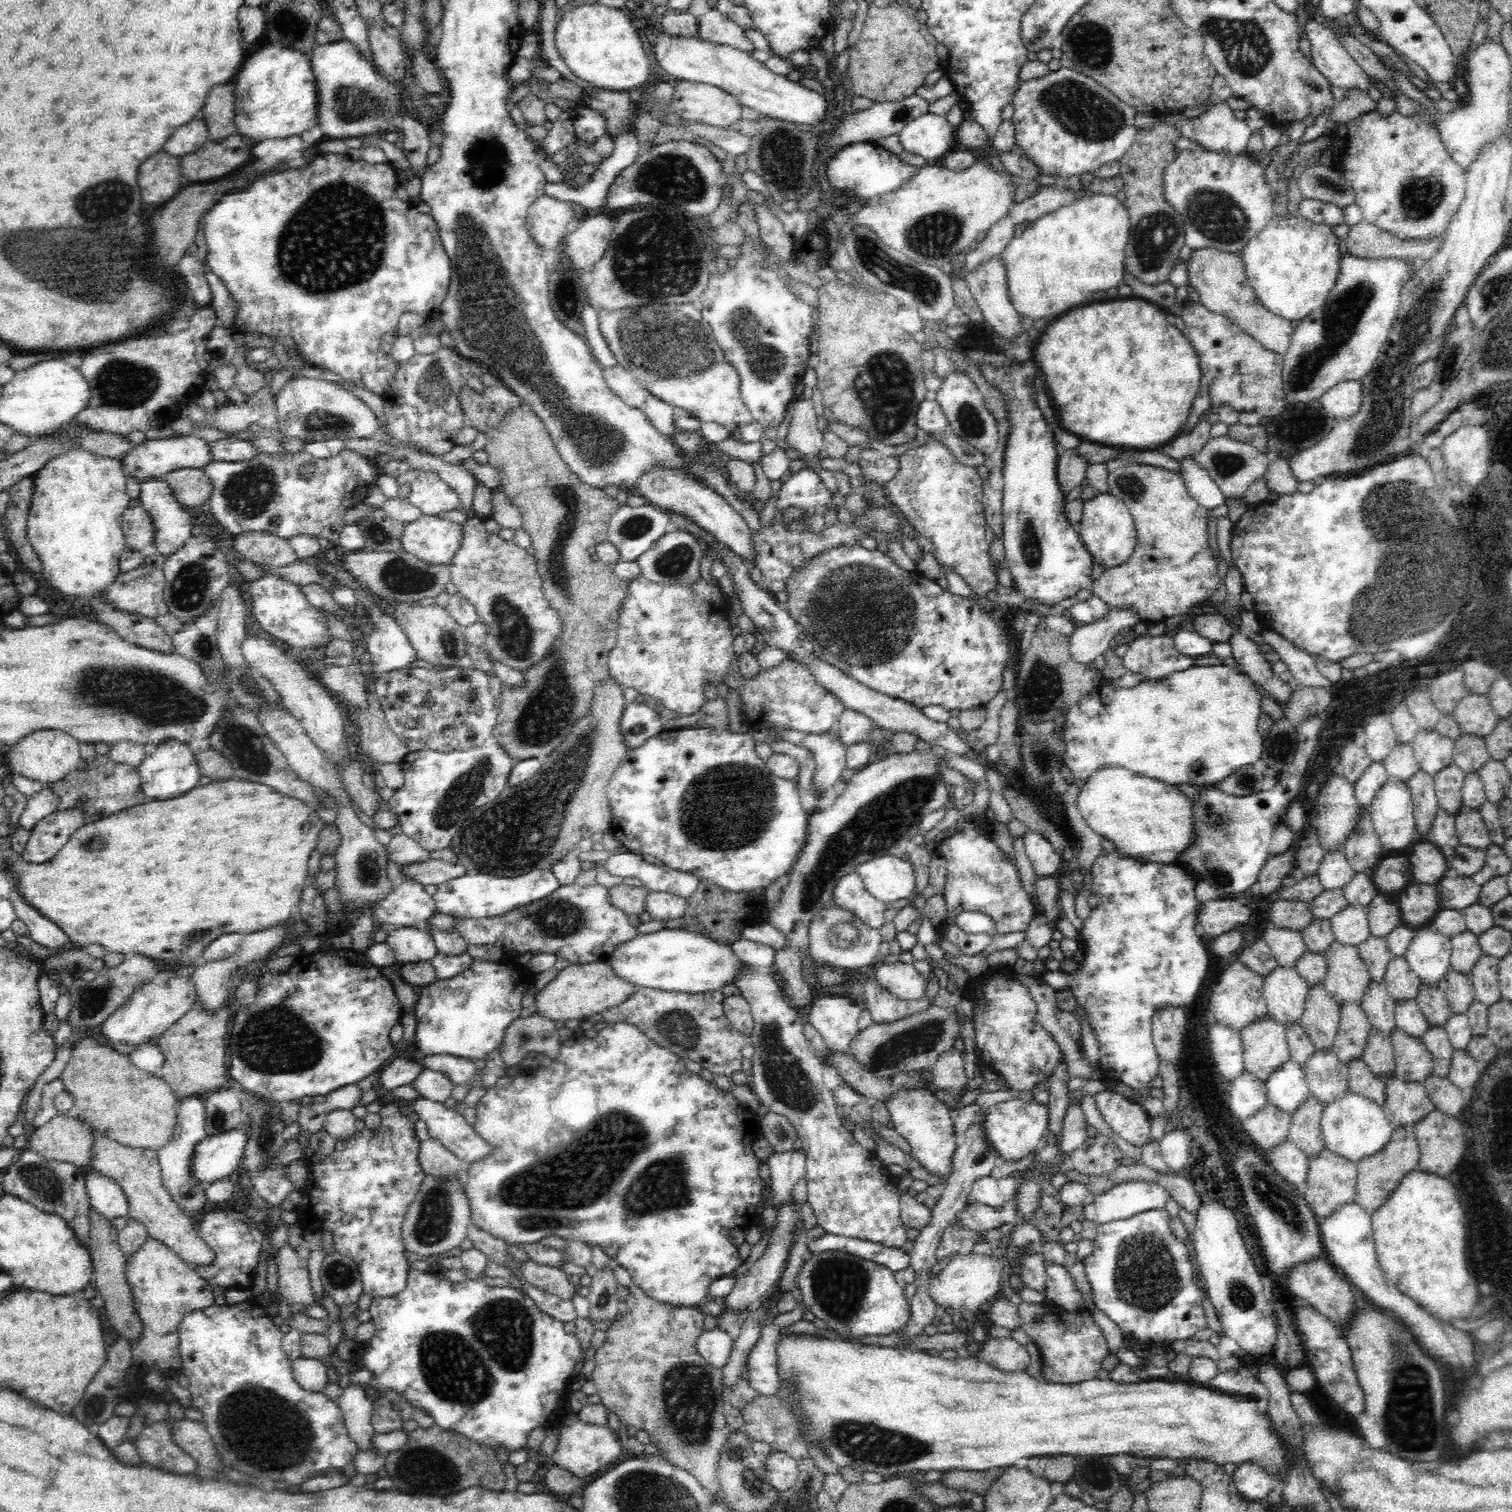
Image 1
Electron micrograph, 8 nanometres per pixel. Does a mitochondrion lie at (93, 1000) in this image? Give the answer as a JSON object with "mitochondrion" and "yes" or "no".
{"mitochondrion":"yes"}

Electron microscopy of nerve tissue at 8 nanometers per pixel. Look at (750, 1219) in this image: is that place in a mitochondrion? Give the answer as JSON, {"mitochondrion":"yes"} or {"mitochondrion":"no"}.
{"mitochondrion":"no"}

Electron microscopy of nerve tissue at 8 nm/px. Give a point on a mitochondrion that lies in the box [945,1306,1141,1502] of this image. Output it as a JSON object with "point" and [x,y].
{"point":[1096,1476]}

